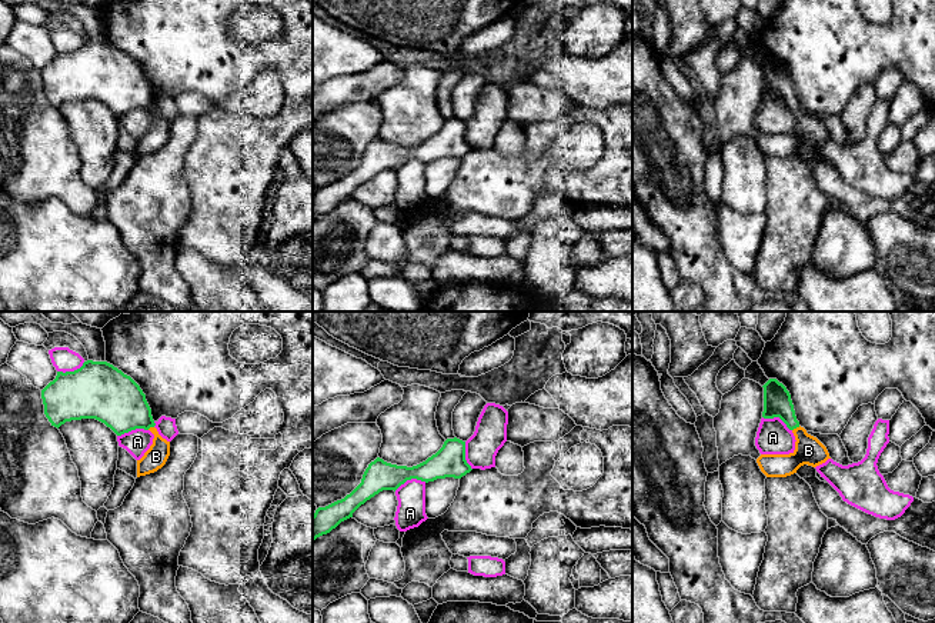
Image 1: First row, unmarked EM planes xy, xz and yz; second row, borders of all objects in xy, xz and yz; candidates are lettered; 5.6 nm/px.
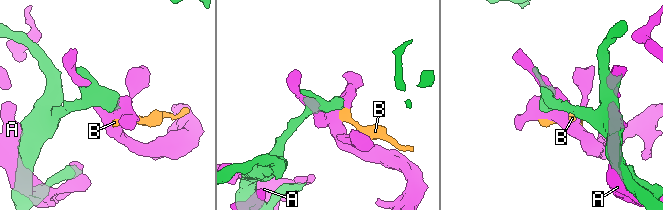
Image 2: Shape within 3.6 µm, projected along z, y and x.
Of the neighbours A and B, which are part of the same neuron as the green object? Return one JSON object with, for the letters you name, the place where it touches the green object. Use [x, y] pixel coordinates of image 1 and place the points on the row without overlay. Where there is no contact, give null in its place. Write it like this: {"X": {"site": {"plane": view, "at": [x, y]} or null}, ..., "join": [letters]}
{"B": {"site": {"plane": "yz", "at": [795, 107]}}, "join": ["B"]}

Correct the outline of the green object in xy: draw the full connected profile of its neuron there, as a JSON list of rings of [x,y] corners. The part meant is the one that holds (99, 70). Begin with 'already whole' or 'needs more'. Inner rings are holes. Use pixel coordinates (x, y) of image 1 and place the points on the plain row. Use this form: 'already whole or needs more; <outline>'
needs more; [[[87,40],[74,51],[57,51],[57,56],[41,70],[44,94],[54,107],[66,101],[96,99],[110,107],[117,116],[136,109],[150,110],[154,114],[153,124],[137,140],[137,157],[161,149],[170,136],[170,121],[163,119],[151,96],[151,89],[140,66],[121,50],[107,41]]]

